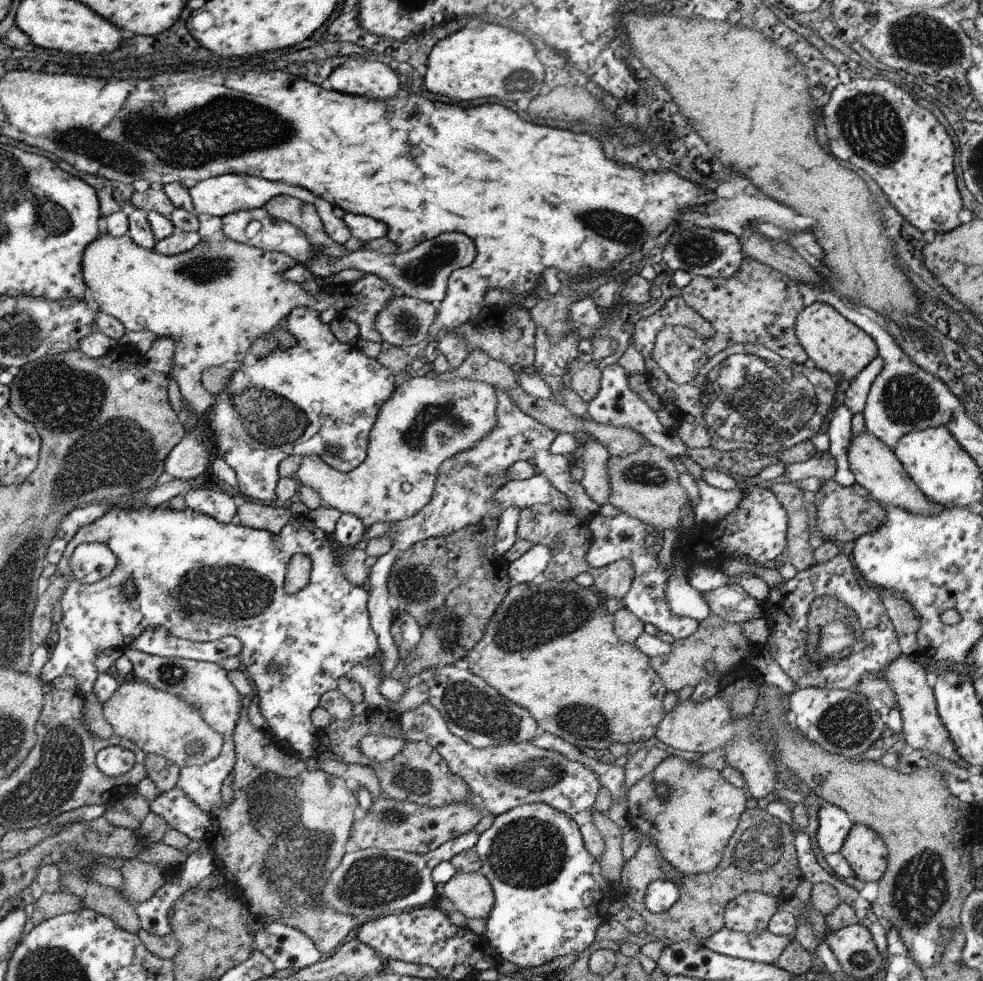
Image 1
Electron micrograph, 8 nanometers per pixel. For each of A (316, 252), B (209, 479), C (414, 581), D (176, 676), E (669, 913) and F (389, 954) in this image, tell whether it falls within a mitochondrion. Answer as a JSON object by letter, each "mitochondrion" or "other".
{"A":"other","B":"other","C":"mitochondrion","D":"mitochondrion","E":"other","F":"other"}

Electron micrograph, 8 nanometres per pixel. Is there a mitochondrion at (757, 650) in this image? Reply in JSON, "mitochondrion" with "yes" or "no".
{"mitochondrion":"no"}

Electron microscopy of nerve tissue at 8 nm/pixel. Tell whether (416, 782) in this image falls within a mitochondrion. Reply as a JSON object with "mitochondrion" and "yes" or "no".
{"mitochondrion":"yes"}

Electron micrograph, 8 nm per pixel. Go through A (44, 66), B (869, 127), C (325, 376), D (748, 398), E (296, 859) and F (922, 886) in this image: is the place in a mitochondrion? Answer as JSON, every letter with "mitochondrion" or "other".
{"A":"other","B":"mitochondrion","C":"other","D":"mitochondrion","E":"mitochondrion","F":"mitochondrion"}

